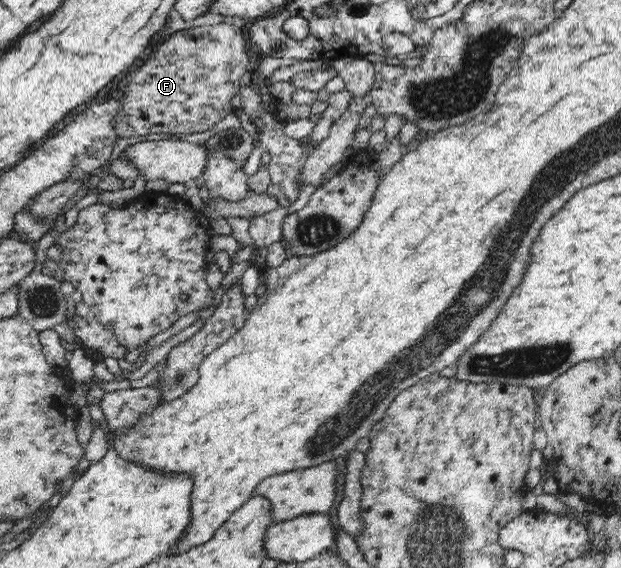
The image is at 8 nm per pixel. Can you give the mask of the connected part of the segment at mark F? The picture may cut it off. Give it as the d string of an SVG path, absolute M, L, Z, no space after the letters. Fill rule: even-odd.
M226 22L201 25L171 34L154 51L154 56L146 59L140 70L131 71L127 87L123 94L122 114L118 116L116 133L118 137L130 138L149 134L192 134L212 129L228 114L234 112L232 98L239 94L240 78L246 71L252 70L257 56L248 53L244 26L240 28Z

